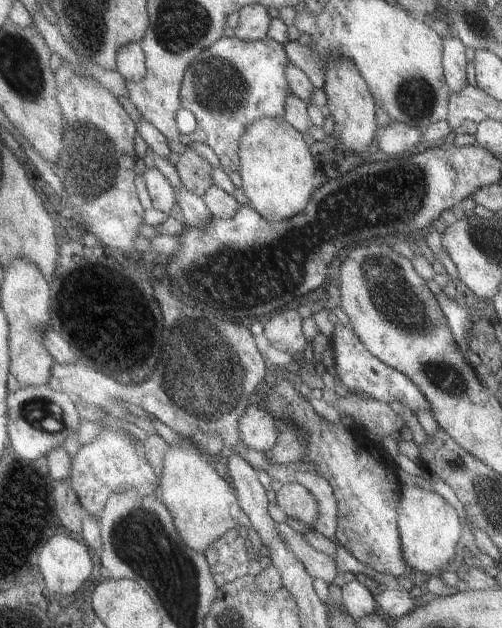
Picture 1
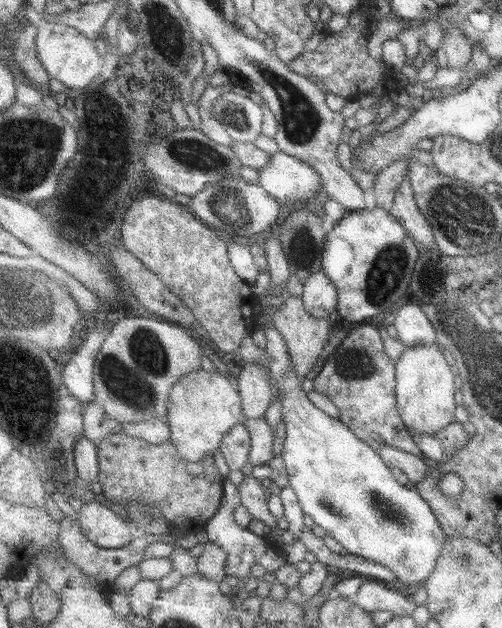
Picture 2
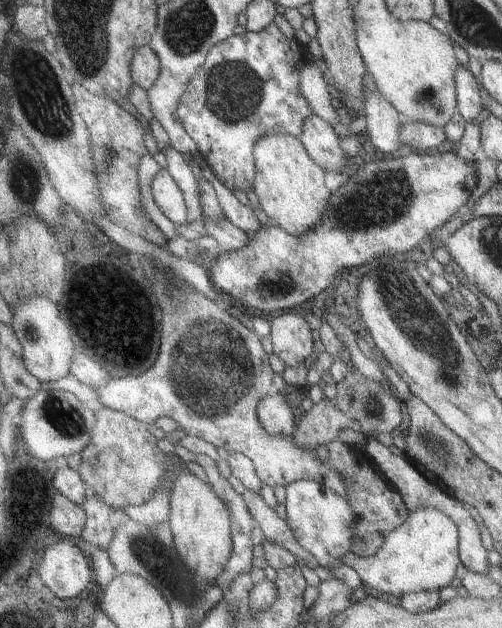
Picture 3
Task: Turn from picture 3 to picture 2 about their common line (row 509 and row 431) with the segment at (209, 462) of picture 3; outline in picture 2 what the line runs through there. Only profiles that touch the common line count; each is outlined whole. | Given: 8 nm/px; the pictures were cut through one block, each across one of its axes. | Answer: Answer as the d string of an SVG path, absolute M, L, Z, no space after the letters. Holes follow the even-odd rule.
M238 424L222 442L221 451L231 470L228 480L241 486L246 475L243 469L250 463L253 439L245 424Z

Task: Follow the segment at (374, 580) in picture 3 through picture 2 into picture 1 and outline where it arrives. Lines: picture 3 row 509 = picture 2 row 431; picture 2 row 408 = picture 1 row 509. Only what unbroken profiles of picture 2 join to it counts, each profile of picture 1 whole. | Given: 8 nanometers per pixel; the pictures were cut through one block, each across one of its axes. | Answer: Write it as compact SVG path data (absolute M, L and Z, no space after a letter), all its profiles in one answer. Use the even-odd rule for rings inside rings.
M404 486L398 504L398 518L402 554L405 555L410 571L438 576L438 572L442 572L444 566L454 558L456 546L462 546L462 520L459 519L456 508L436 492L418 486Z

